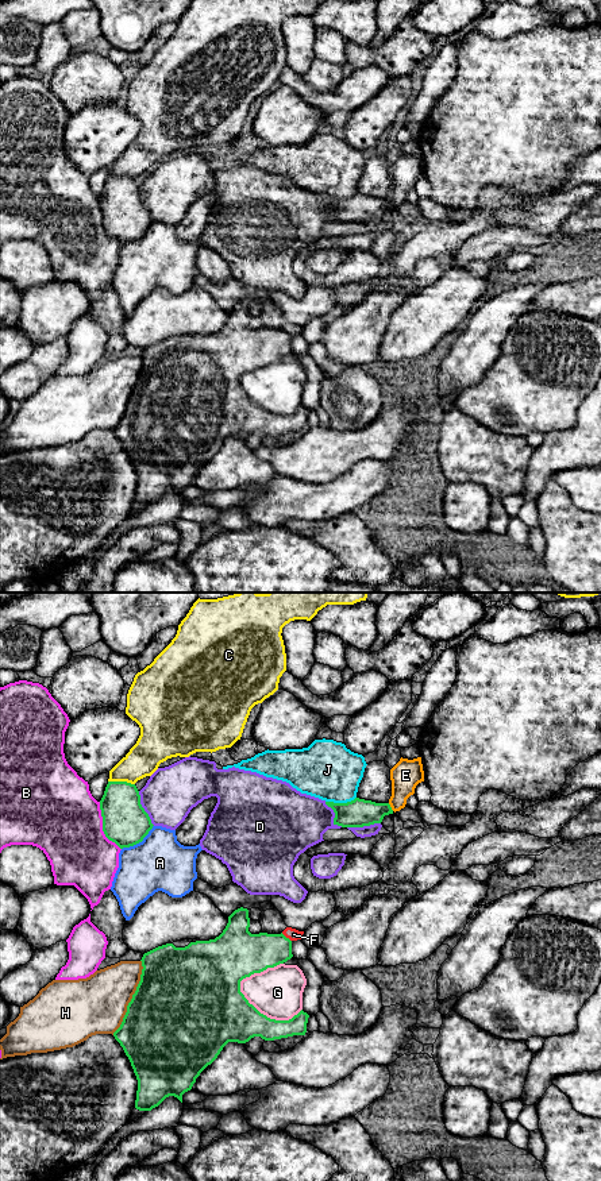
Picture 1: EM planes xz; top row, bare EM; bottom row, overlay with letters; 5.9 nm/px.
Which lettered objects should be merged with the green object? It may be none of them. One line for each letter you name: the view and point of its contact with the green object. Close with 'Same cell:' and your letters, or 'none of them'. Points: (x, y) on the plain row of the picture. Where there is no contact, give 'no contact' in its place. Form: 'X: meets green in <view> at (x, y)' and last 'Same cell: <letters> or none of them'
E: meets green in xz at (390, 203)
Same cell: E

